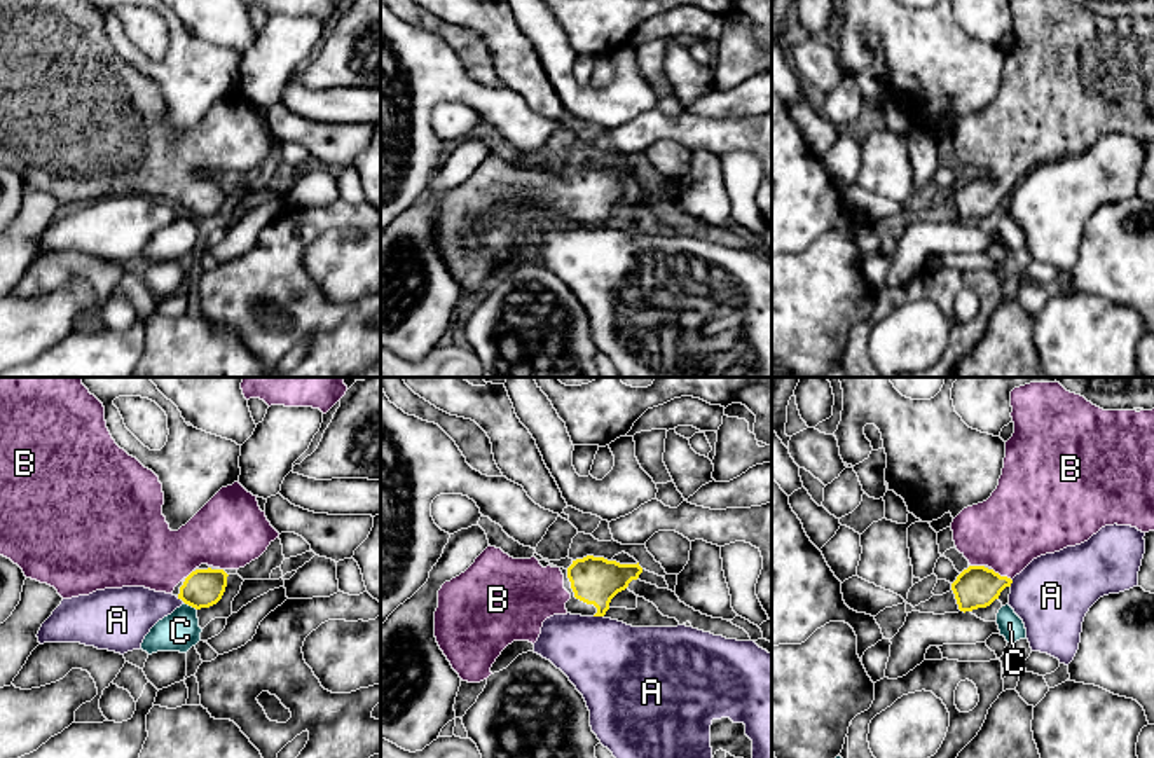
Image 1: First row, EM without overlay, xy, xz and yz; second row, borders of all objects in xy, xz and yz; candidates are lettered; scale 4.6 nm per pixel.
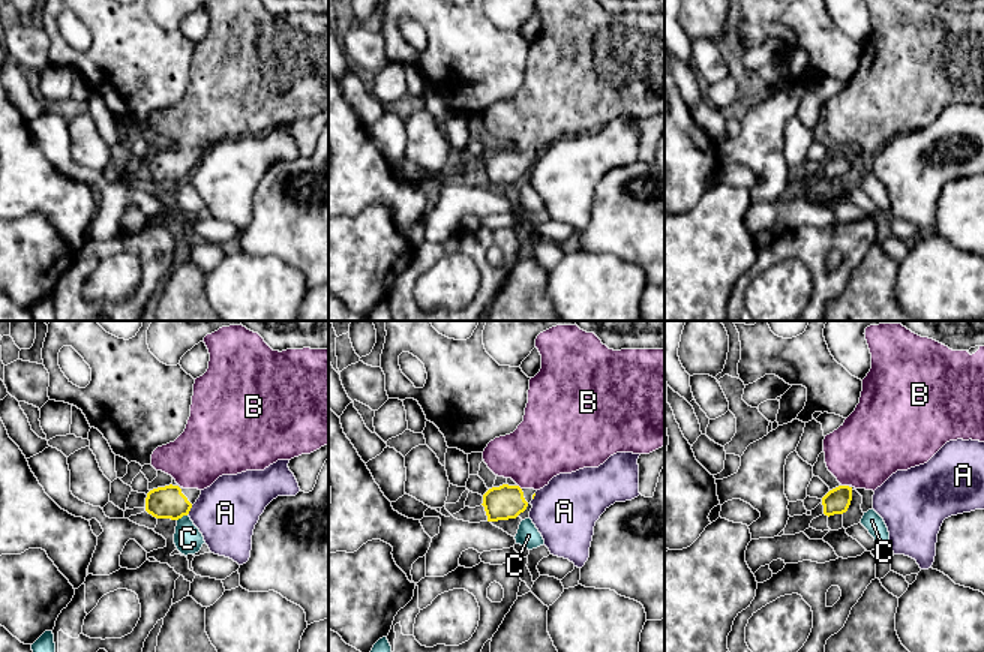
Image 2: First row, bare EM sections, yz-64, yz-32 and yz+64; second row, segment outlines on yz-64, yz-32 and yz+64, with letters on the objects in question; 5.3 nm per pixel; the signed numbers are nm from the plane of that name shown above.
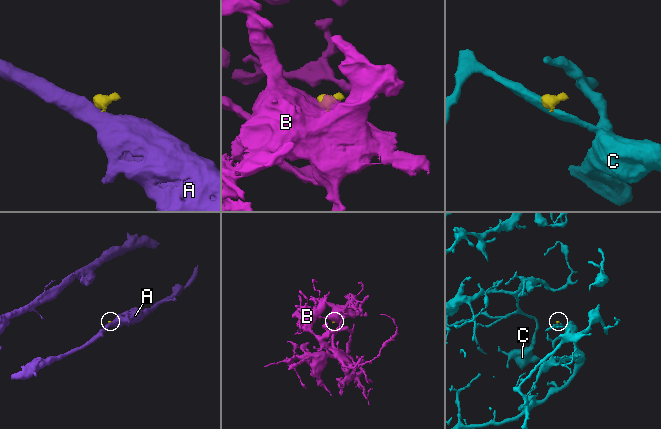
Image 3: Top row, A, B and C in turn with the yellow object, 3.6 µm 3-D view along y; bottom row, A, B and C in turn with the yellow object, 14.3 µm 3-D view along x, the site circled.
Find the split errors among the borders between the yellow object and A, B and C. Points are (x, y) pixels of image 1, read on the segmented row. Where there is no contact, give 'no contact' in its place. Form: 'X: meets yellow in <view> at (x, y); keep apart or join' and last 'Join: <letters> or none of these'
A: meets yellow in xz at (599, 615); keep apart
B: meets yellow in yz at (1002, 577); join
C: meets yellow in xy at (191, 605); keep apart
Join: B

